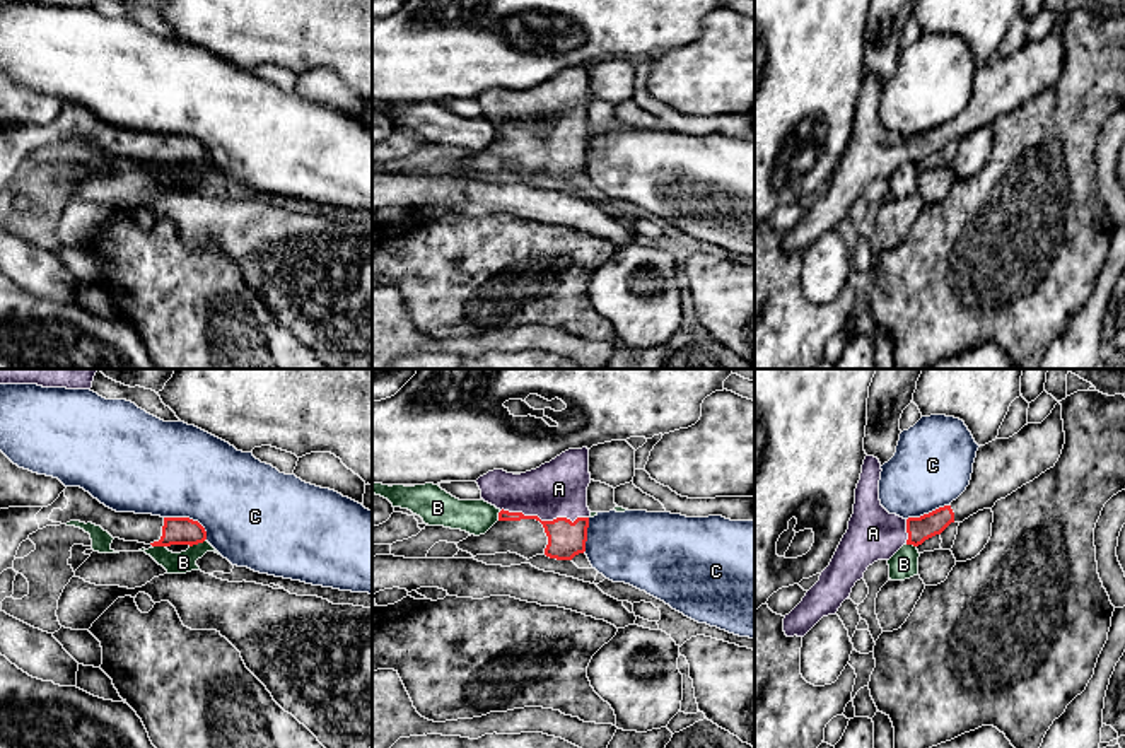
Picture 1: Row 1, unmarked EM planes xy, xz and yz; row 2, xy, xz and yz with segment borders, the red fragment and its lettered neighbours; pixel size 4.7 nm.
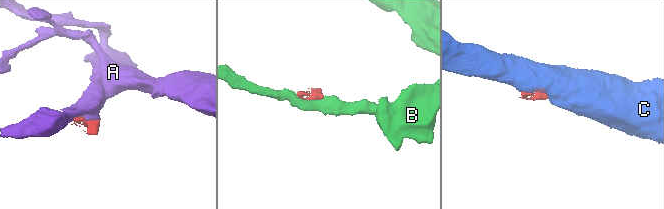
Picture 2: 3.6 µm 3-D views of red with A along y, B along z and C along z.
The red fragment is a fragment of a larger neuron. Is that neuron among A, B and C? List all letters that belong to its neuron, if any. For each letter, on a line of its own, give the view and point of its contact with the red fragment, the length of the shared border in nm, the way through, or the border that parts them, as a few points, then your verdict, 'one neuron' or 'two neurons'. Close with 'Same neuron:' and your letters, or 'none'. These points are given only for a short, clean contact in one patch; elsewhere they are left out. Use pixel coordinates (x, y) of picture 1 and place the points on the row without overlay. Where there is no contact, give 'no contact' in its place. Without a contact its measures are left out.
A: meets red in xz at (545, 139); contact 420 nm long; one neuron
B: meets red in xy at (197, 161); contact 90 nm long; border along xy (205, 156), (190, 164); two neurons
C: meets red in xy at (188, 135); contact 240 nm long; two neurons
Same neuron: A

